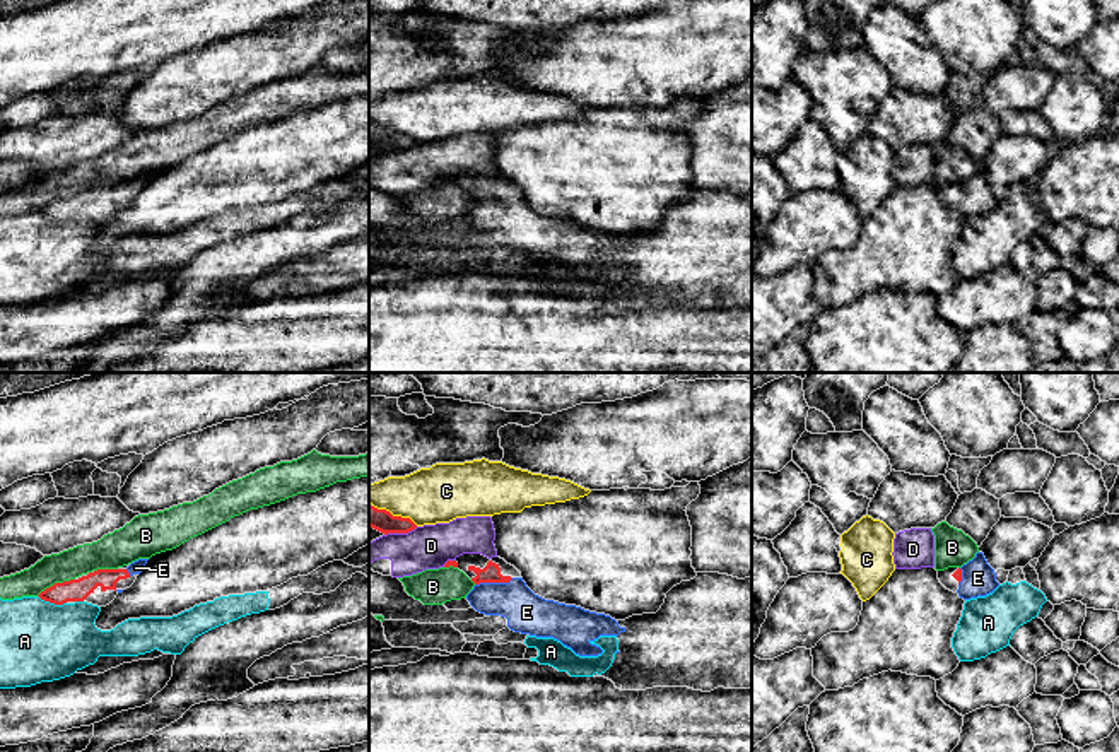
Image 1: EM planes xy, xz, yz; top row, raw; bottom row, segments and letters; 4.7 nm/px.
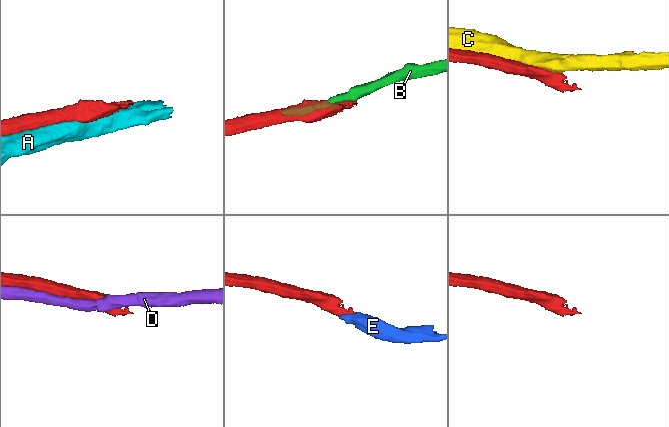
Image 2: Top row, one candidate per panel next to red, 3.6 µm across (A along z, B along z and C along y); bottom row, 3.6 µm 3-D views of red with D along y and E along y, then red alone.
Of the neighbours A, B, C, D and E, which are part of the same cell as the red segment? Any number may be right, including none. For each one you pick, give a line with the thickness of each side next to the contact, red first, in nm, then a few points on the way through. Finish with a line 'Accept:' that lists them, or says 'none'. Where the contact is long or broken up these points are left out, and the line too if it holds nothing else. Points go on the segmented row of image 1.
E: Thickness 90 nm (red) against 190 nm. Path across: xz (491, 573), (494, 581), (527, 612)
Accept: E

